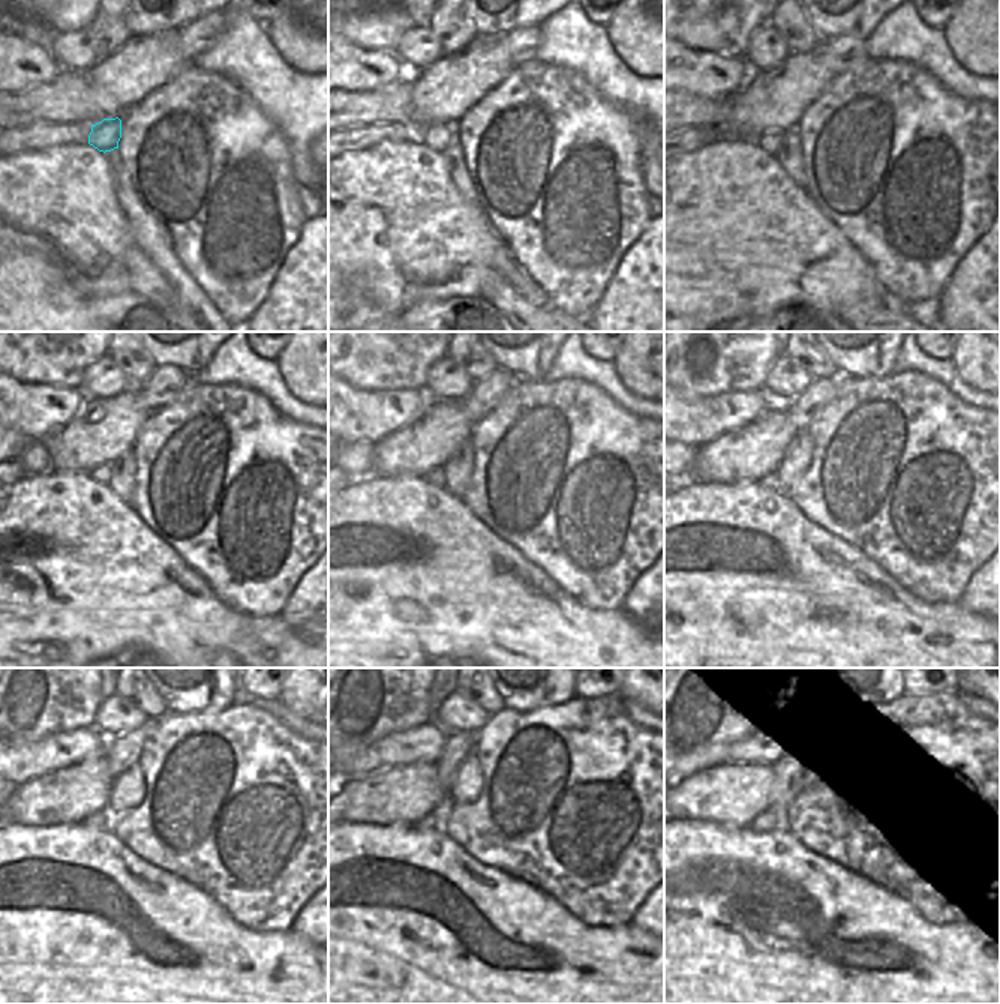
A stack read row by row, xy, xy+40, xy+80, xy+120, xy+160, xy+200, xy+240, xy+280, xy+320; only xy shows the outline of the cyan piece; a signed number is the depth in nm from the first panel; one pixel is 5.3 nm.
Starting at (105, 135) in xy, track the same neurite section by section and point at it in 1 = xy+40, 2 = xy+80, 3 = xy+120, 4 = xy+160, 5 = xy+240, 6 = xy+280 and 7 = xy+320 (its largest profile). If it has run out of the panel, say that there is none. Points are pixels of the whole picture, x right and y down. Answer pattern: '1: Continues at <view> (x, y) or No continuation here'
1: Continues at xy+40 (437, 137)
2: Continues at xy+80 (771, 141)
3: Continues at xy+120 (101, 474)
4: Continues at xy+160 (437, 476)
5: Continues at xy+240 (102, 820)
6: Continues at xy+280 (435, 820)
7: Continues at xy+320 (766, 821)

